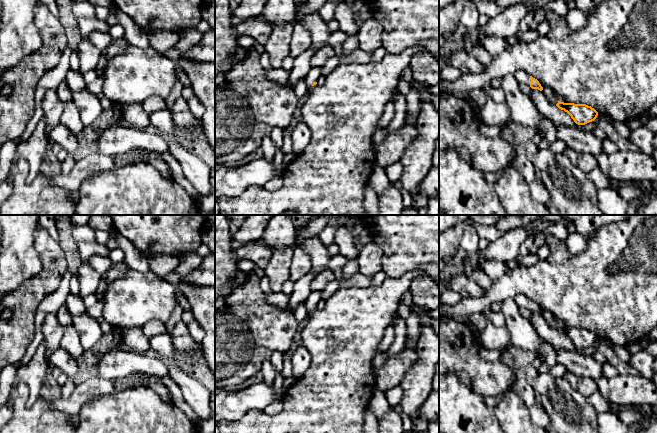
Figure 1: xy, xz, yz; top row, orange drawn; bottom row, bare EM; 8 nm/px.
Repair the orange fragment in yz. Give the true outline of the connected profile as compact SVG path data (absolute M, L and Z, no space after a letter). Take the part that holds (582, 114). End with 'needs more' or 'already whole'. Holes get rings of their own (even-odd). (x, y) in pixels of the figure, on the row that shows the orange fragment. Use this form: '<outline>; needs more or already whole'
M558 101L556 106L567 112L578 125L585 125L592 122L598 116L598 112L586 104L564 103Z; already whole

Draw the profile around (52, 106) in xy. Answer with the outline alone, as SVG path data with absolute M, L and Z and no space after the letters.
M56 89L47 90L42 101L42 109L48 134L60 123L63 108L64 104L59 99Z

